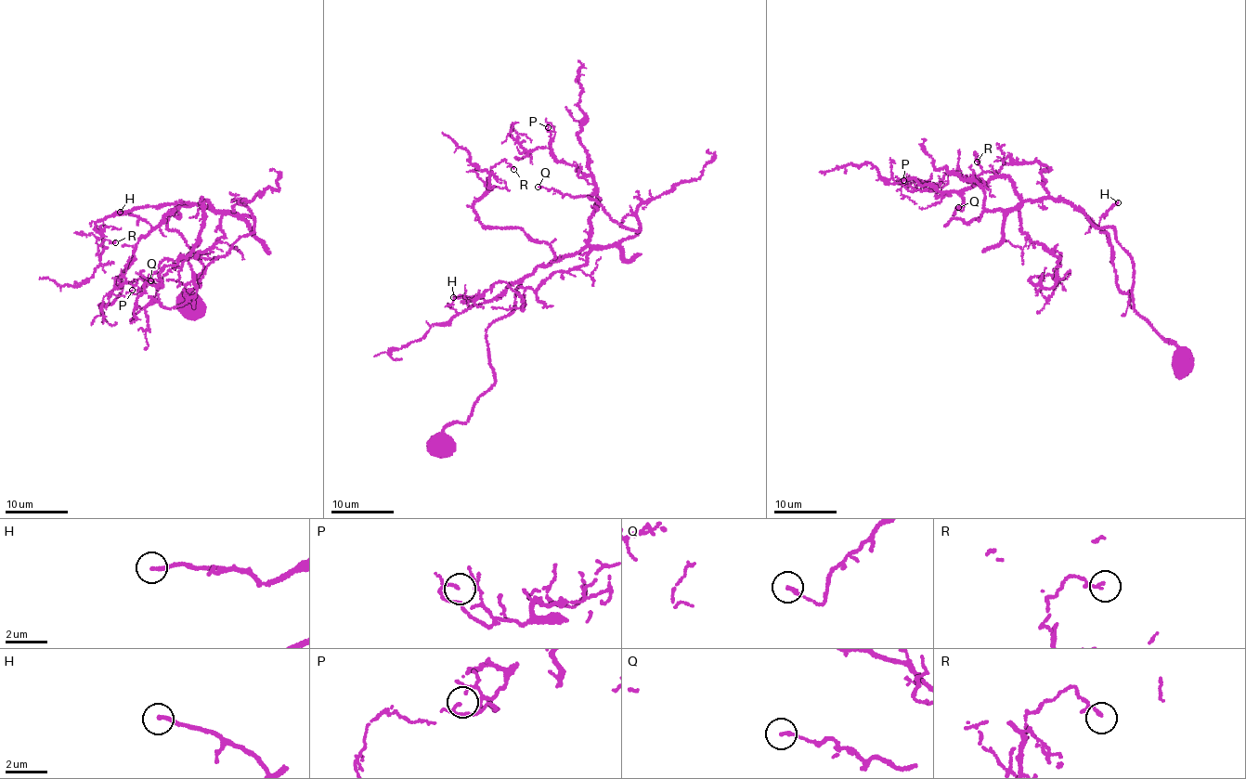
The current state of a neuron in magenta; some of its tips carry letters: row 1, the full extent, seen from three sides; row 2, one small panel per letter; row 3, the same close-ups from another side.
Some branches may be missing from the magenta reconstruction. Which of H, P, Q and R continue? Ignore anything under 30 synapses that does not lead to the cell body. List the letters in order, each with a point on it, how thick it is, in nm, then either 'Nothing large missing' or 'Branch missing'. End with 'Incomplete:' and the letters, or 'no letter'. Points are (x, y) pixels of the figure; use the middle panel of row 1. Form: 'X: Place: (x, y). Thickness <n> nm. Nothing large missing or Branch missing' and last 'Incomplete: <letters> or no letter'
H: Place: (453, 297). Thickness 170 nm. Nothing large missing
P: Place: (548, 127). Thickness 90 nm. Nothing large missing
Q: Place: (538, 187). Thickness 150 nm. Nothing large missing
R: Place: (513, 169). Thickness 90 nm. Nothing large missing
Incomplete: no letter

